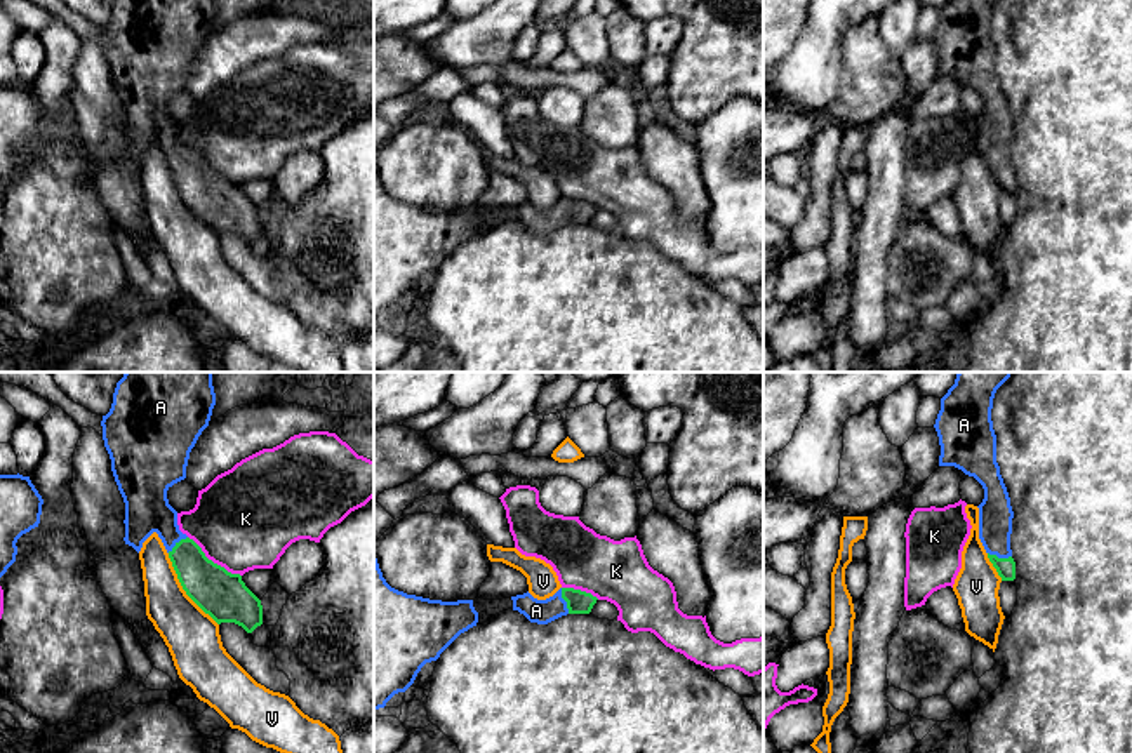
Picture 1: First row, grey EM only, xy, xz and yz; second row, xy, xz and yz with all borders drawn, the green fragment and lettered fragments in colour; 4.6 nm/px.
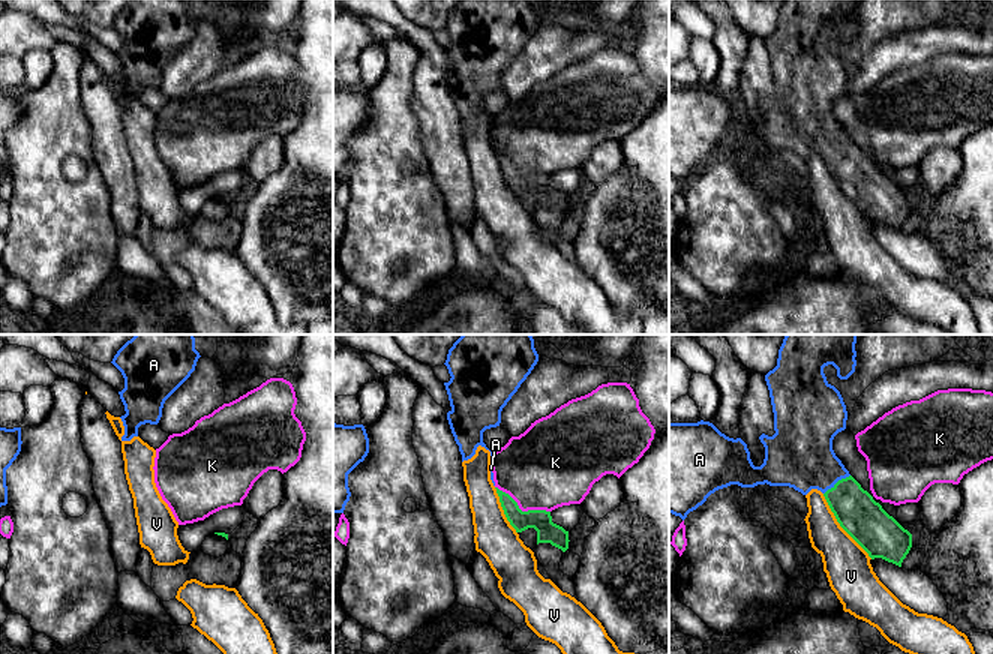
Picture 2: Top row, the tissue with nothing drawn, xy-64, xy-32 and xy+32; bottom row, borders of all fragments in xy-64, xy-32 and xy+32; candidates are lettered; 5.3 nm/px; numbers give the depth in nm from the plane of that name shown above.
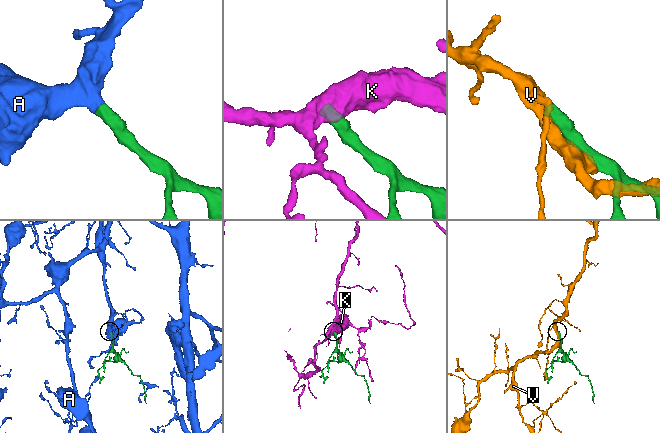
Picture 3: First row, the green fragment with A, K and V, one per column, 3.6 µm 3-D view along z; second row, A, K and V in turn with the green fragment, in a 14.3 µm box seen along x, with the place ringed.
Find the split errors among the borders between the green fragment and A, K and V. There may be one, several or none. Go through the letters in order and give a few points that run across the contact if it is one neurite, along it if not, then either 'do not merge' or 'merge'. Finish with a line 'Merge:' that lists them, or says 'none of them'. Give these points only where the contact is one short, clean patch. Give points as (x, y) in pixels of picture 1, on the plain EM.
A: line xz (578, 213), (564, 209), (546, 221), (536, 221); merge
K: do not merge
V: do not merge
Merge: A

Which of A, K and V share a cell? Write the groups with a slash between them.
A / K / V

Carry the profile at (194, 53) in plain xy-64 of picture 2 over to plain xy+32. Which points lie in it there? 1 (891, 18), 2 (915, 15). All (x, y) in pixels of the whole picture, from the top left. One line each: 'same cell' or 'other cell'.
1: other cell
2: other cell

